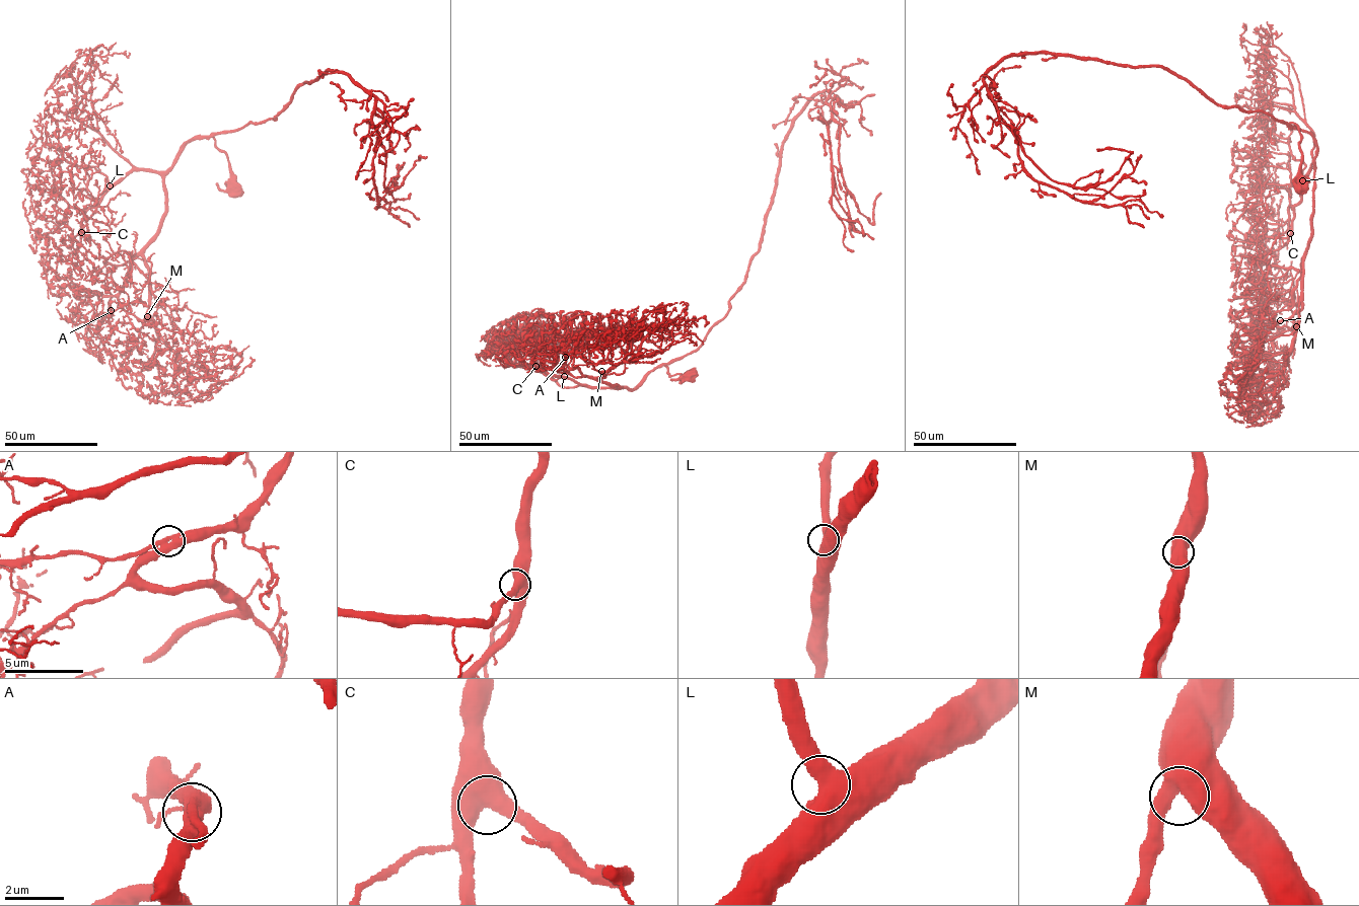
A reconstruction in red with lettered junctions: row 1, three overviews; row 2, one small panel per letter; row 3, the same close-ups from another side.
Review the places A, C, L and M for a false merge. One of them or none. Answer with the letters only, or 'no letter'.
no letter

